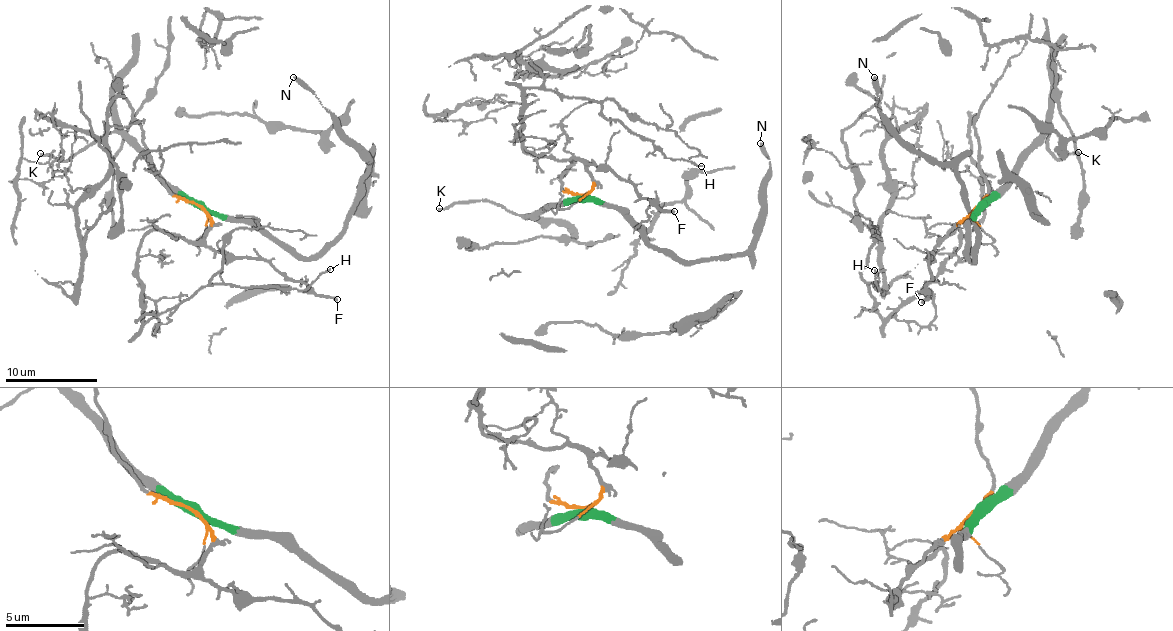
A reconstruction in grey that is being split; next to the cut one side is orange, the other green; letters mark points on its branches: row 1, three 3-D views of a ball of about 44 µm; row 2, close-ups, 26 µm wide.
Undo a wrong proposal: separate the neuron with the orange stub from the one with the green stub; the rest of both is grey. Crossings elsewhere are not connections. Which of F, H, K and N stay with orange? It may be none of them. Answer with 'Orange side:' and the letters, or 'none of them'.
Orange side: F, H

